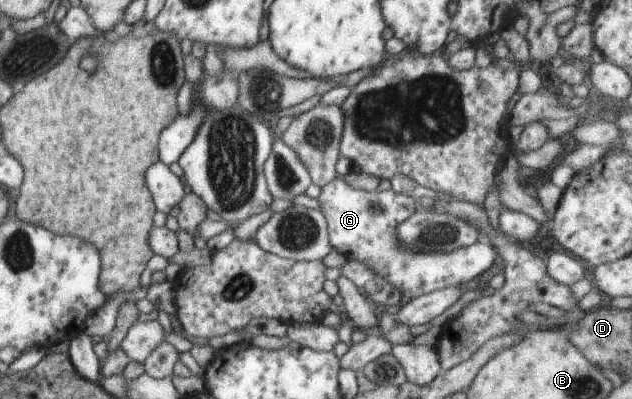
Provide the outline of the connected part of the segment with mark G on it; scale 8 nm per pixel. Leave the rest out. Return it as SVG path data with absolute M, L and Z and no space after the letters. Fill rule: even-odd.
M335 176L322 186L319 211L328 226L328 237L332 248L349 261L359 261L383 277L392 287L402 294L402 303L409 302L421 295L441 290L449 286L465 285L468 281L476 284L495 269L495 252L490 244L477 241L452 251L416 251L402 245L397 227L413 216L420 208L411 195L395 192L393 189L365 191L350 185L350 179ZM371 205L383 208L381 214L374 215Z

